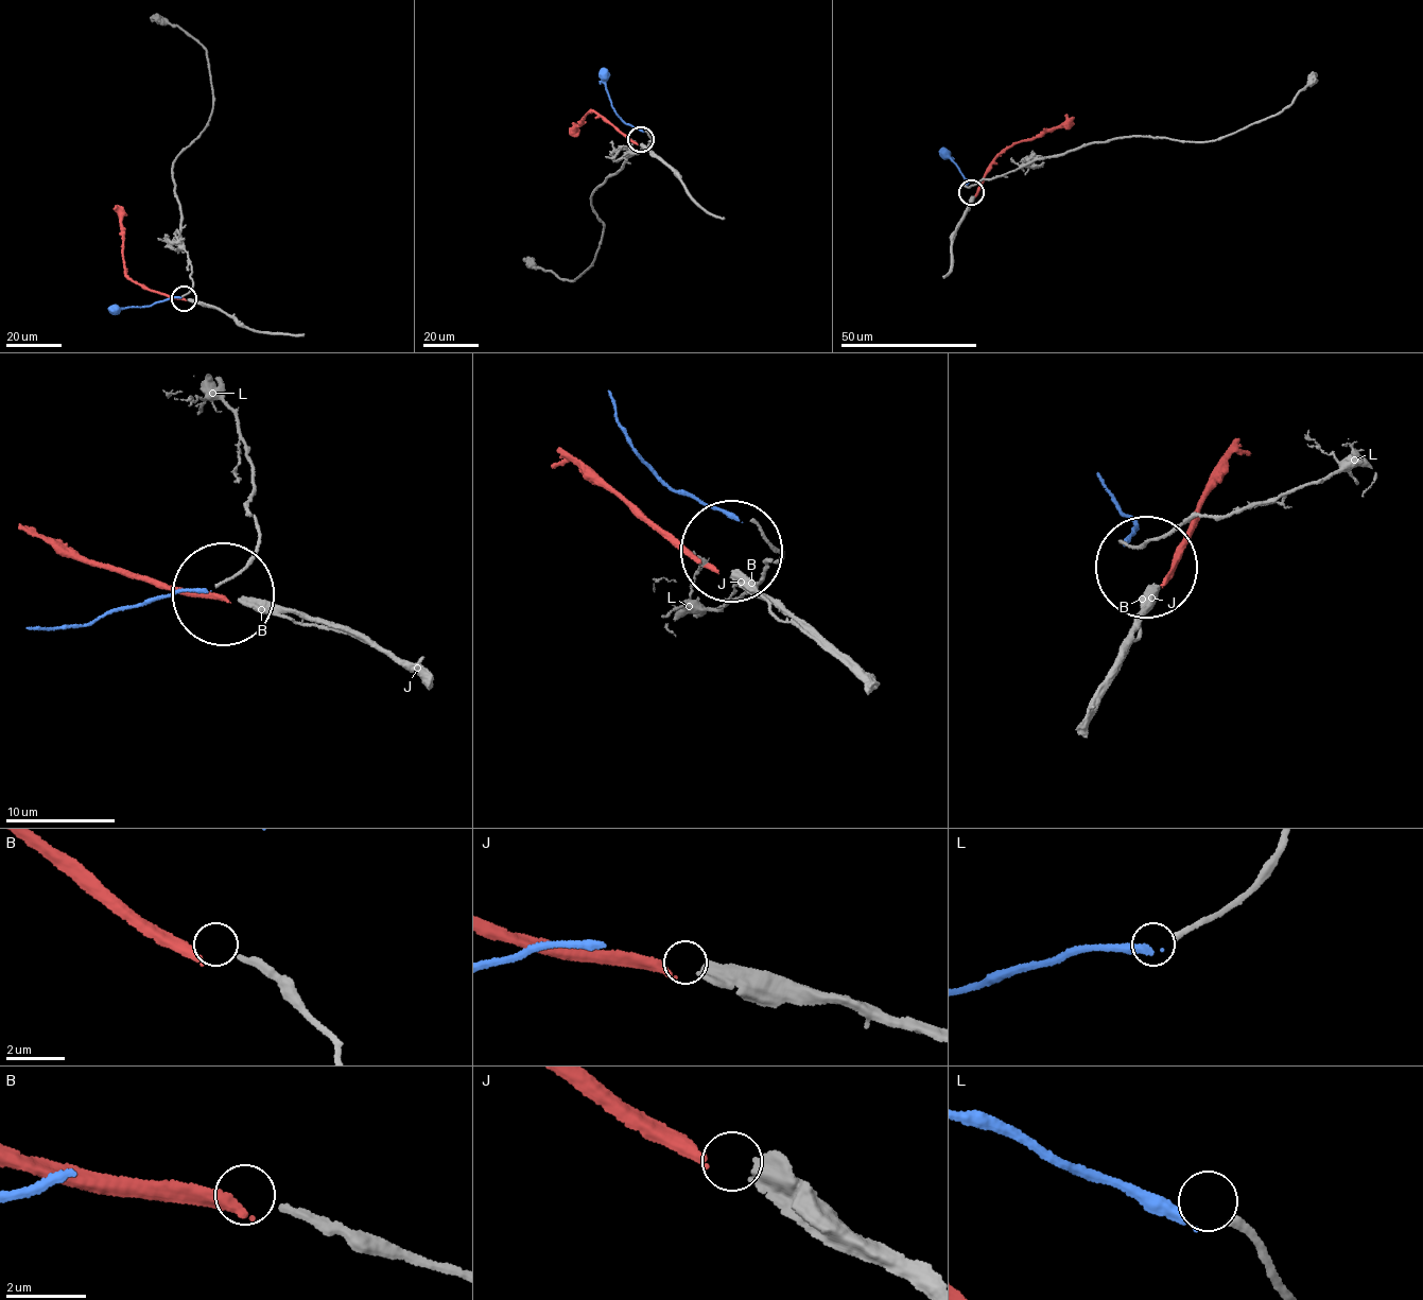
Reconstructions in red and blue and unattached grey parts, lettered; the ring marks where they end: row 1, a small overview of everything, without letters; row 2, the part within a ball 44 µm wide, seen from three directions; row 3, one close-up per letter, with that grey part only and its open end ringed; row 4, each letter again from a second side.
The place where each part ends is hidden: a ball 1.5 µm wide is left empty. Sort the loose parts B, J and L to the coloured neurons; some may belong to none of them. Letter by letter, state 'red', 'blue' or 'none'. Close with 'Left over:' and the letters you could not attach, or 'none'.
B: none
J: none
L: none
Left over: B, J, L

